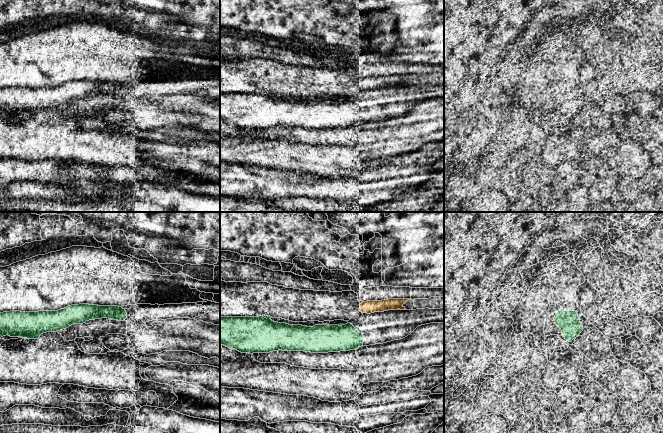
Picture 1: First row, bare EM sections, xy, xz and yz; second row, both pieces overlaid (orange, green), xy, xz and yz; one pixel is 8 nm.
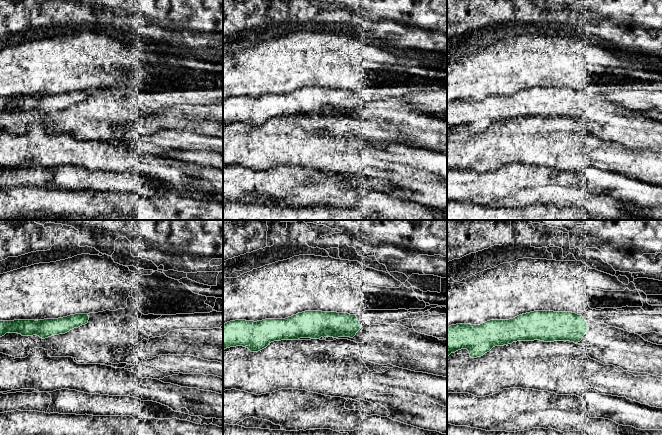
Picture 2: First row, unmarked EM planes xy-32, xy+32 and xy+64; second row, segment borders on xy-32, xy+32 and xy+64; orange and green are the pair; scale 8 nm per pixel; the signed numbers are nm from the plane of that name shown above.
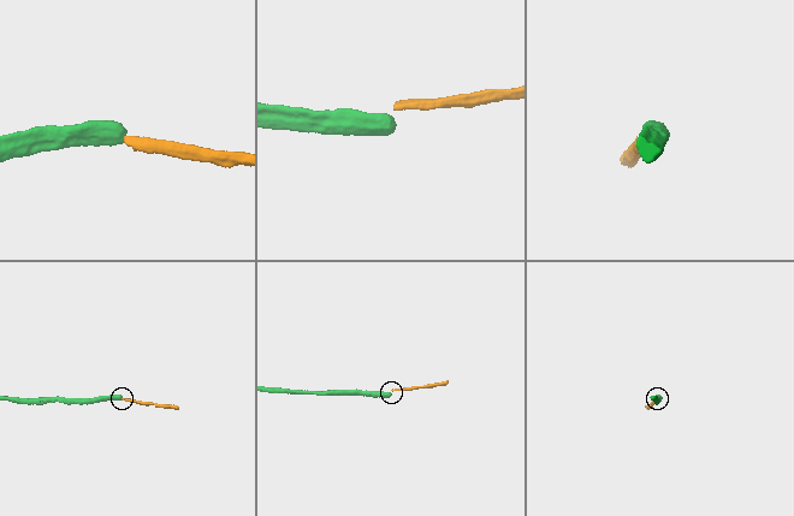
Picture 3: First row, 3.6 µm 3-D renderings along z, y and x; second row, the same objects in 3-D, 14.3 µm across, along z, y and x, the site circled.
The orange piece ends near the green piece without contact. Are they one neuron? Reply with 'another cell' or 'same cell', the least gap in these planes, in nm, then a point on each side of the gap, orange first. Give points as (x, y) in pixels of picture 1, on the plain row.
another cell; gap 120 nm; span xz (360, 87), (350, 99)

